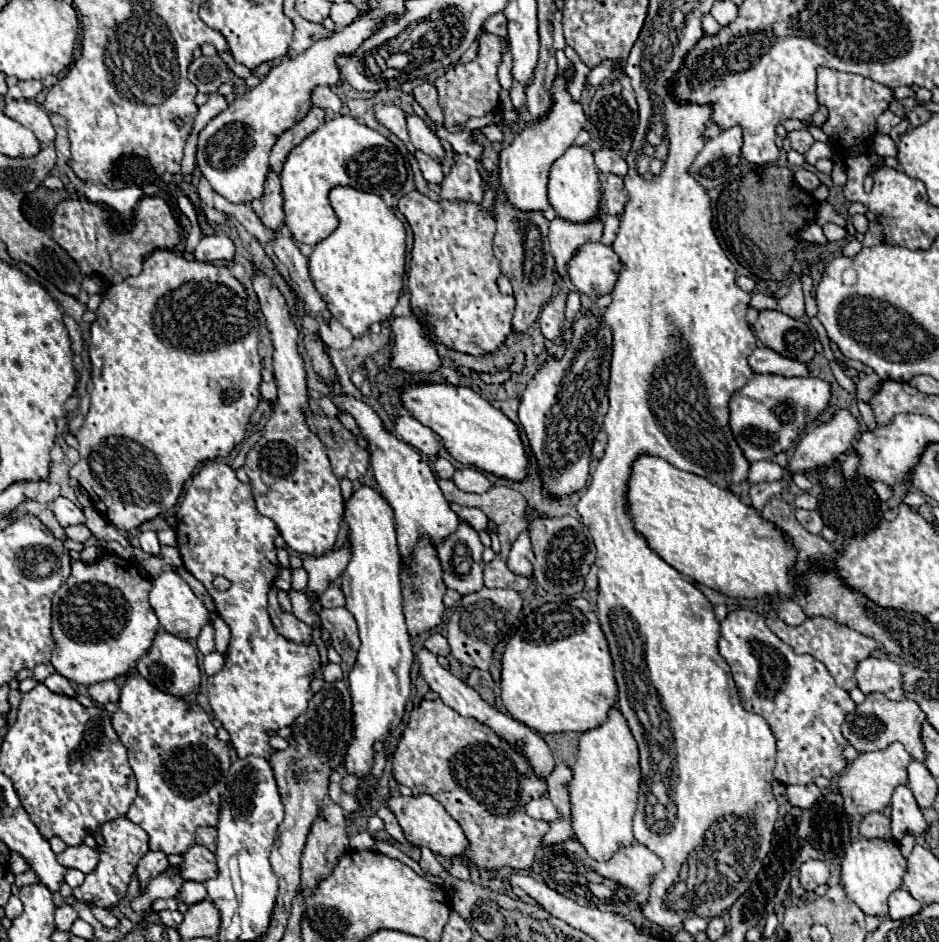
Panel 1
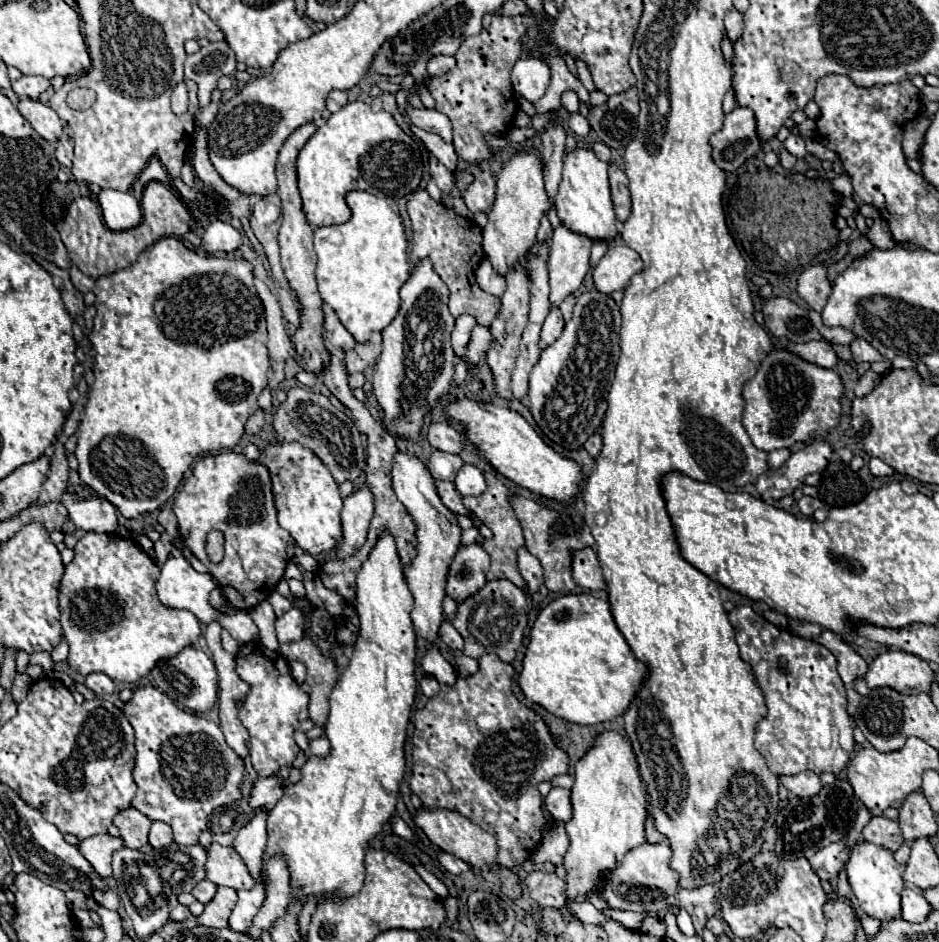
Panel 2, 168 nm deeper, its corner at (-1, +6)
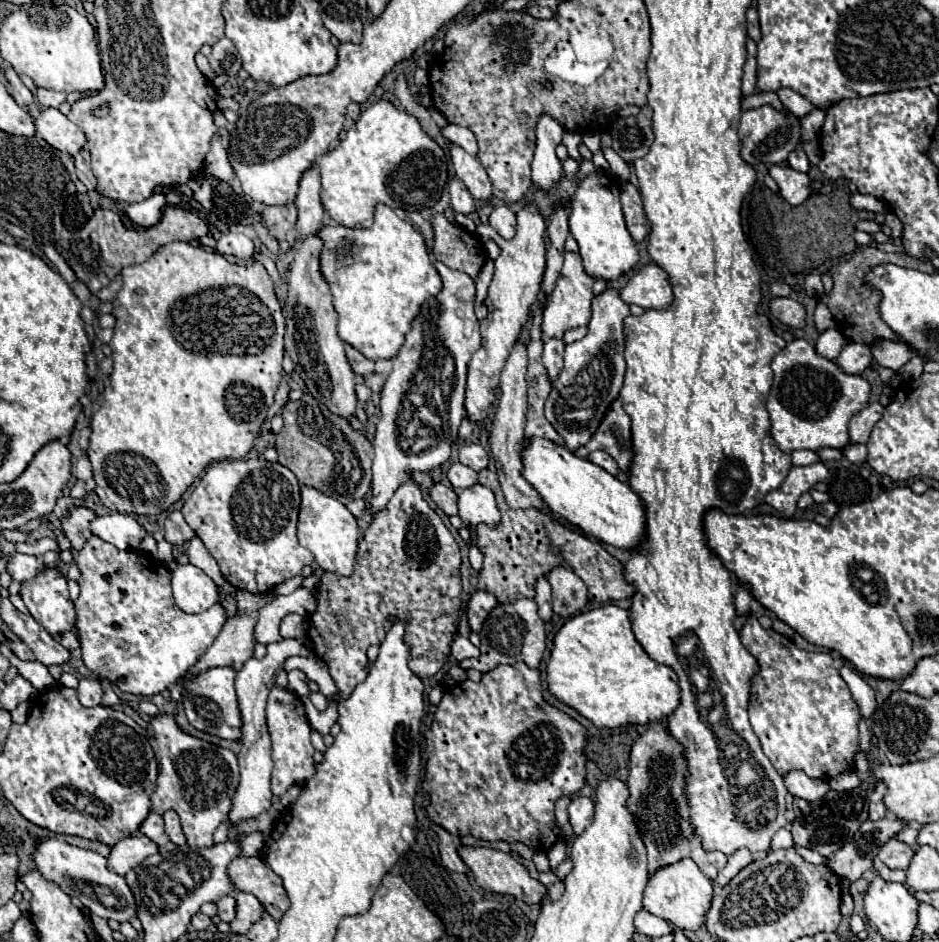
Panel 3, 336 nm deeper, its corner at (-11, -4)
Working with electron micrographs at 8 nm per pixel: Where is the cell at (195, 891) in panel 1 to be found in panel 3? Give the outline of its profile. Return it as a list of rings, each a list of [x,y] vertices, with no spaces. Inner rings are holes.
[[[225,895],[225,897],[217,903],[217,907],[219,907],[219,917],[221,917],[221,921],[231,923],[231,921],[235,919],[235,899],[233,899],[231,895]]]

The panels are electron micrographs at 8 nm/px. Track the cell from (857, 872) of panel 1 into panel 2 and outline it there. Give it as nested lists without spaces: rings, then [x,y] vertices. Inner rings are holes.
[[[869,841],[857,843],[851,849],[851,855],[849,855],[849,861],[847,861],[849,885],[851,885],[853,895],[859,901],[859,907],[867,915],[871,915],[875,919],[881,919],[883,923],[891,921],[891,919],[897,919],[901,915],[901,897],[899,897],[899,893],[903,889],[903,877],[901,877],[903,871],[905,871],[905,865],[895,861],[893,851],[889,851],[881,845],[869,843]]]

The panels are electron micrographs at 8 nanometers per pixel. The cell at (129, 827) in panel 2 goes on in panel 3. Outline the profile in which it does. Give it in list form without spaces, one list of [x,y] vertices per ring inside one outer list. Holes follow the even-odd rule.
[[[149,813],[149,817],[143,821],[143,825],[141,825],[141,829],[139,829],[143,835],[147,835],[151,841],[155,841],[155,843],[159,843],[159,847],[163,847],[167,841],[169,841],[169,837],[167,837],[167,833],[165,833],[165,827],[163,827],[163,817],[161,815],[157,815],[157,813]]]

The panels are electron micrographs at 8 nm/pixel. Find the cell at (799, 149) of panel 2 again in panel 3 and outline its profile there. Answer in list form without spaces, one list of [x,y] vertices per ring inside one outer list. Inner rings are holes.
[[[797,147],[795,151],[789,153],[787,163],[789,163],[789,167],[795,169],[795,171],[803,171],[803,173],[809,171],[809,161],[807,161],[807,155],[805,155],[805,151],[803,151],[801,147]]]

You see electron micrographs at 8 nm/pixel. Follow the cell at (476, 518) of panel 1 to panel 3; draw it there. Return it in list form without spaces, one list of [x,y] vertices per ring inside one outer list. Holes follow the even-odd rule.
[[[433,483],[429,489],[429,495],[445,515],[457,515],[457,495],[451,487],[443,483]]]

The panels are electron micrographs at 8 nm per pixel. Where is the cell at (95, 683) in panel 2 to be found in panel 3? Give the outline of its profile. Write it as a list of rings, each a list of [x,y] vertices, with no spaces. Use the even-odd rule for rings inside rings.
[[[79,679],[77,693],[79,693],[79,701],[85,707],[99,705],[101,703],[101,697],[103,697],[103,689],[101,689],[99,681],[93,681],[93,679]]]

